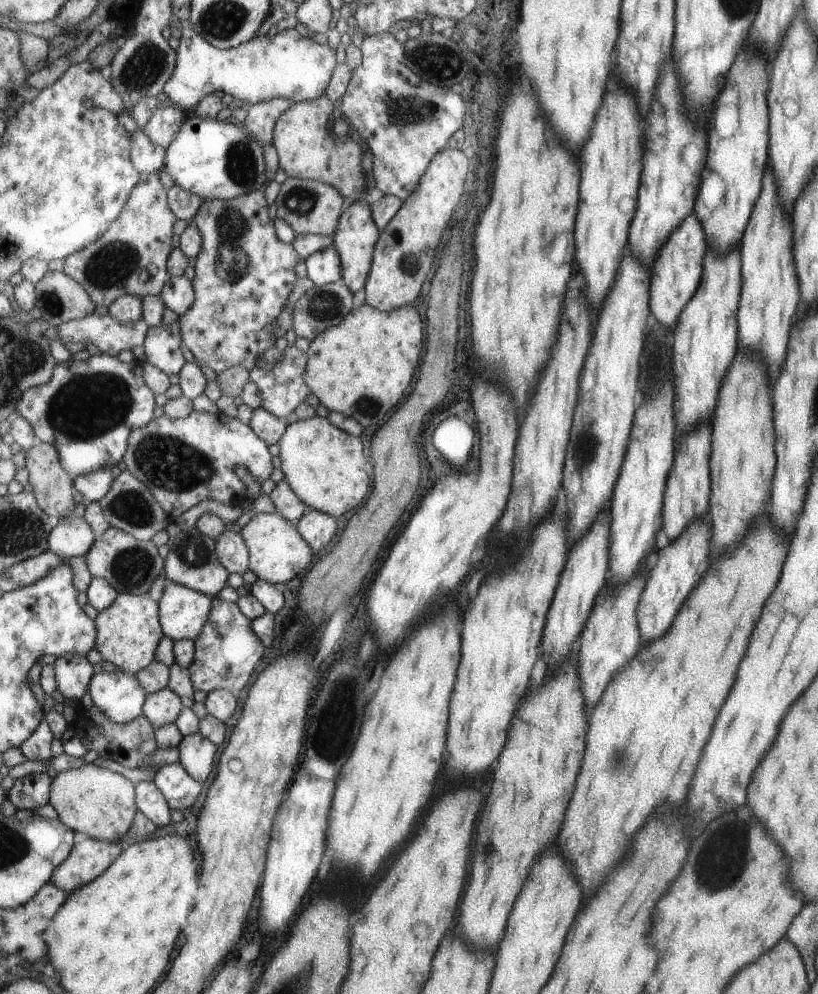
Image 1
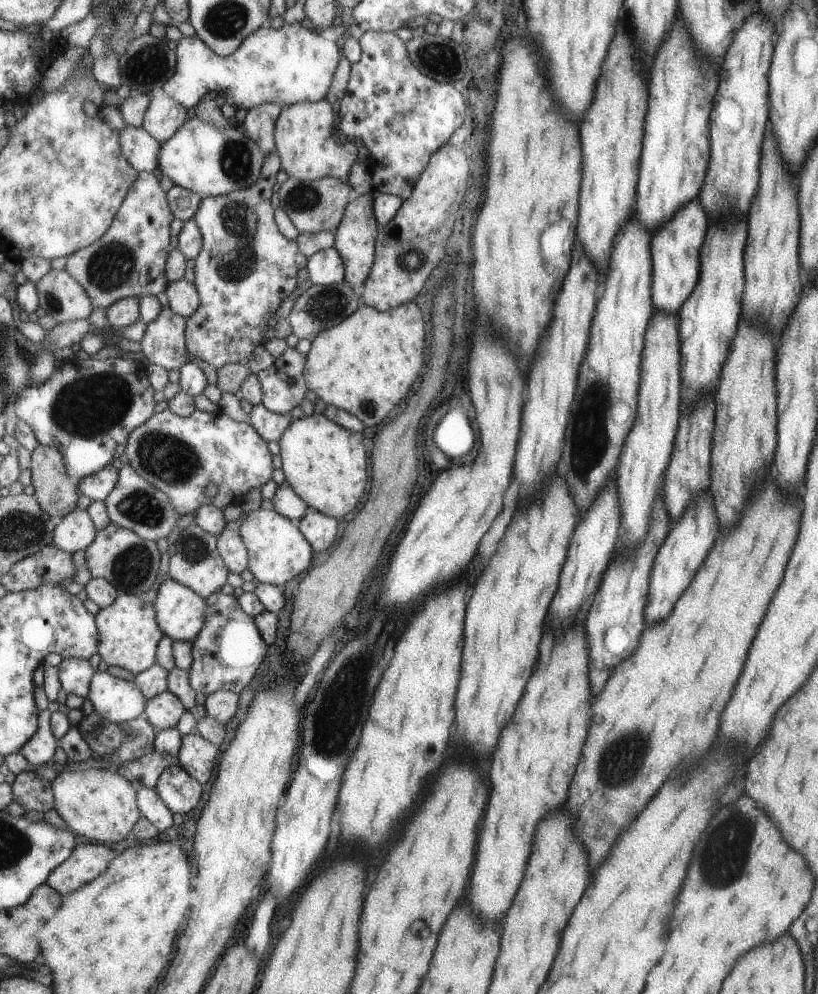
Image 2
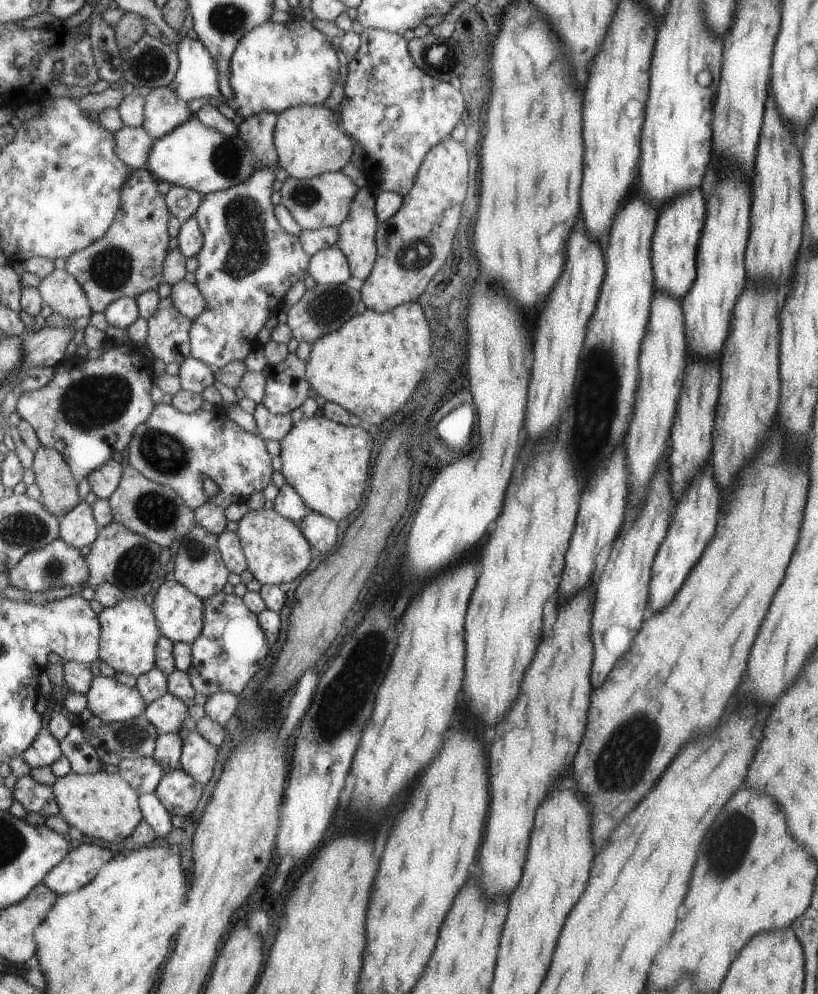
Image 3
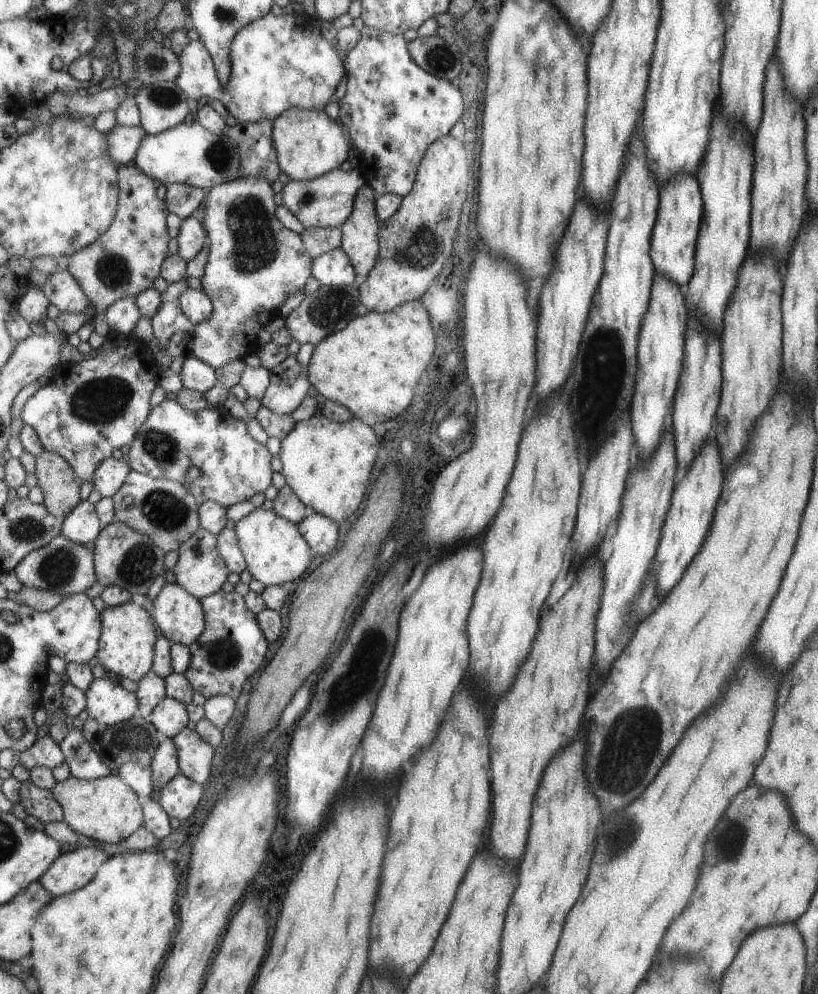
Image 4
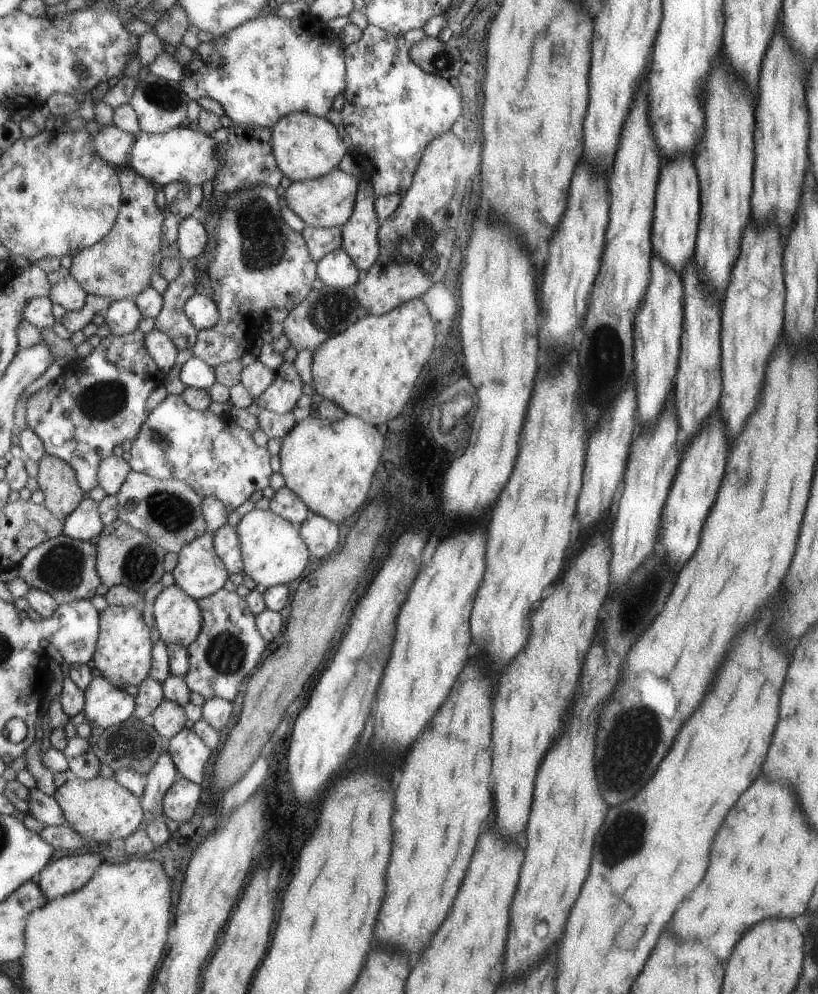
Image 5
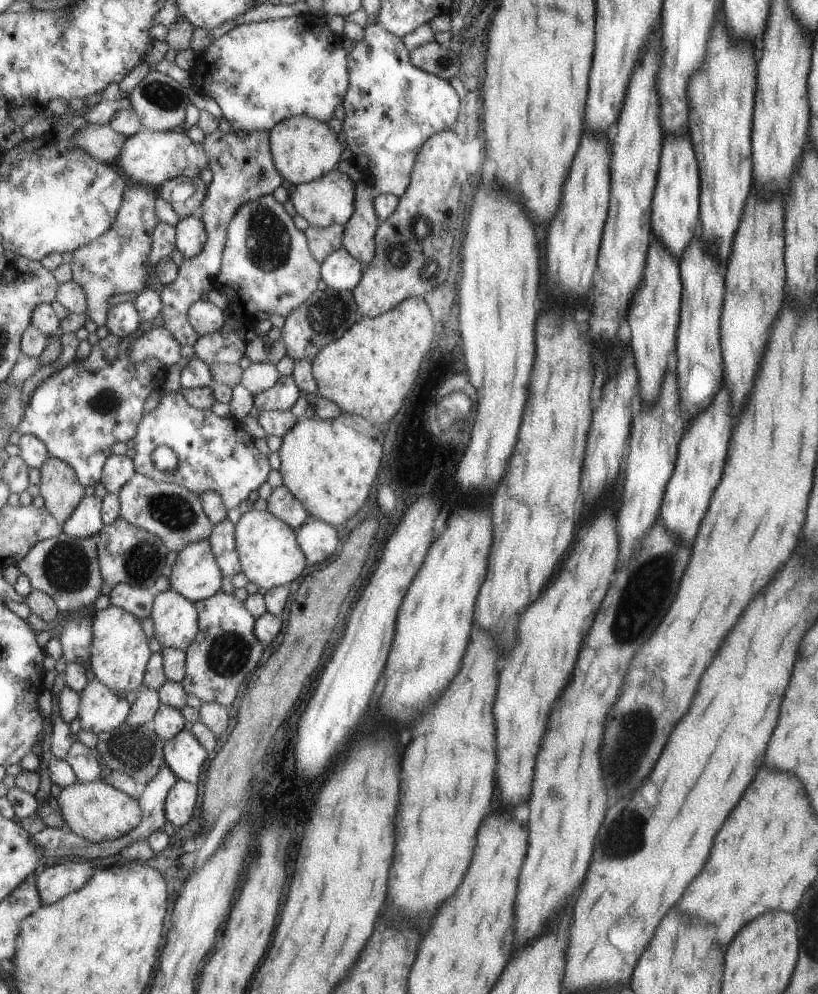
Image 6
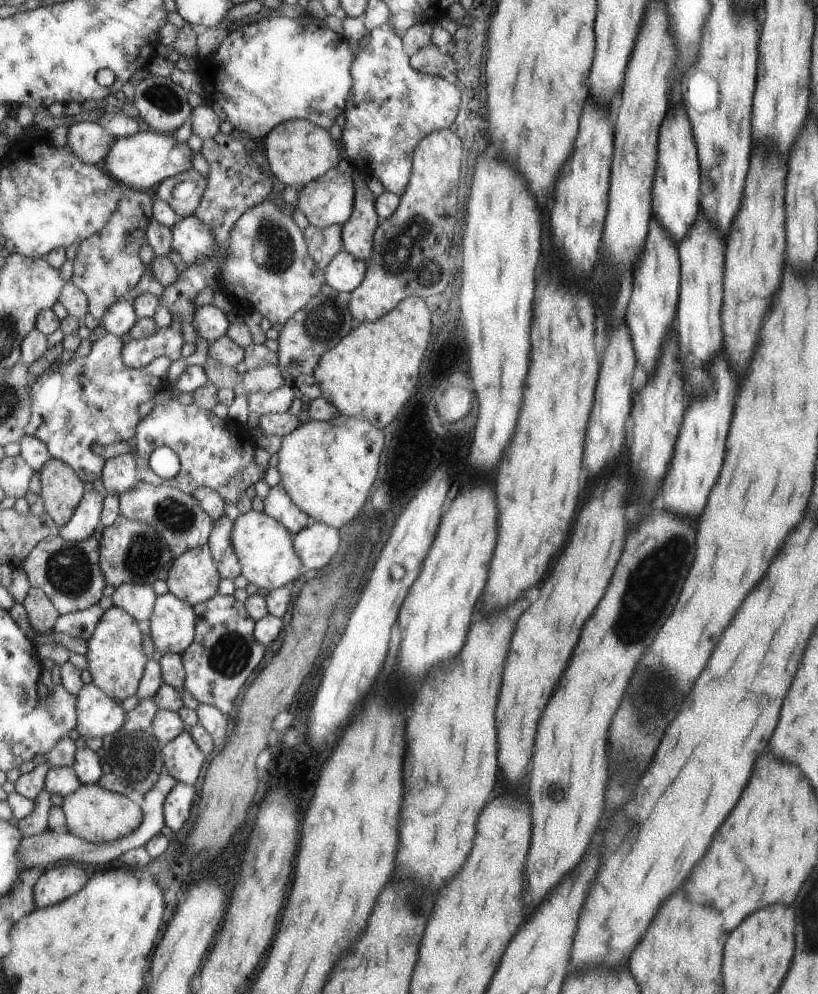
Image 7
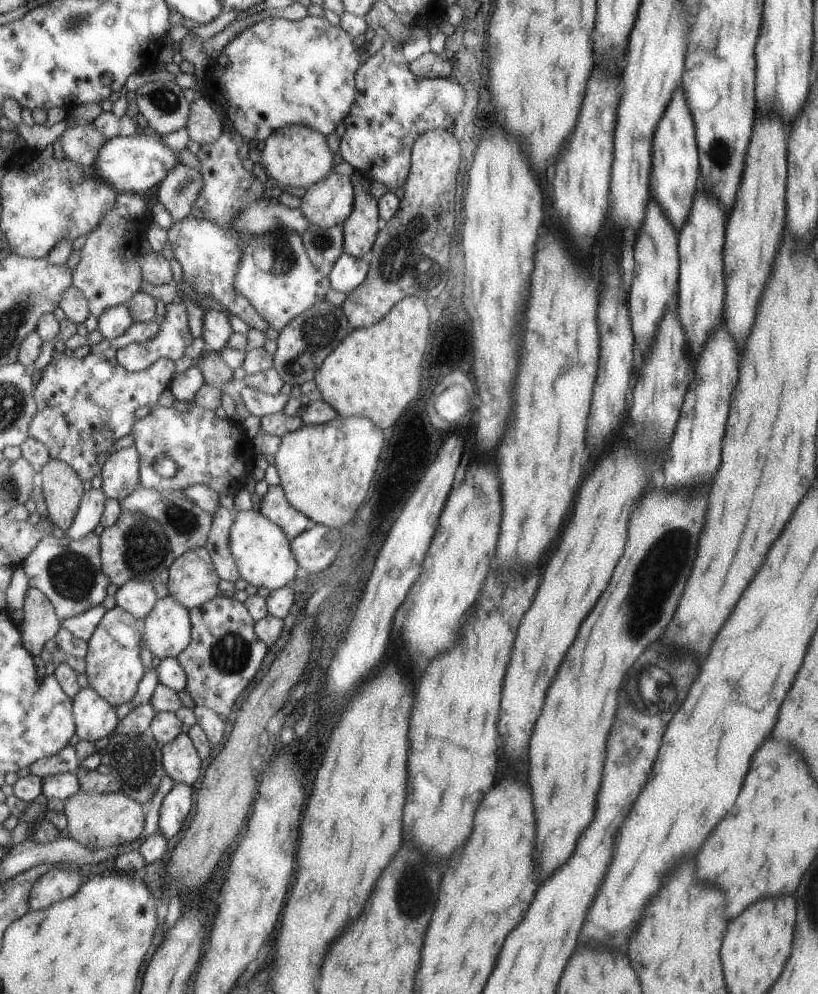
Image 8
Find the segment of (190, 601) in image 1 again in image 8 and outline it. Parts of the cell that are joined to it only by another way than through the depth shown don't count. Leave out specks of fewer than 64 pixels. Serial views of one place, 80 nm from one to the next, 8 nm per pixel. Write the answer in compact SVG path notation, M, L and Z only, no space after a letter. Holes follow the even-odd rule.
M170 594L158 600L153 612L144 620L143 643L160 660L179 657L193 640L191 609Z

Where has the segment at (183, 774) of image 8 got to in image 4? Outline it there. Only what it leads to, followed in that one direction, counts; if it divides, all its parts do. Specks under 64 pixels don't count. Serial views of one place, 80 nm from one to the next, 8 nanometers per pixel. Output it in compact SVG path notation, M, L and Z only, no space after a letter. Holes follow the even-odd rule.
M185 727L174 736L178 750L181 772L199 784L211 778L211 766L215 758L215 748L207 742L197 729Z

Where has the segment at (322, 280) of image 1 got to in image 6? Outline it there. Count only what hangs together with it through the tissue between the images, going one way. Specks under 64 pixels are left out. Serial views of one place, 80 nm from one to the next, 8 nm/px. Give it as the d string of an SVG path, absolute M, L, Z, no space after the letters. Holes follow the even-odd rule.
M337 249L321 262L321 278L336 291L352 291L362 278L364 266L345 249Z

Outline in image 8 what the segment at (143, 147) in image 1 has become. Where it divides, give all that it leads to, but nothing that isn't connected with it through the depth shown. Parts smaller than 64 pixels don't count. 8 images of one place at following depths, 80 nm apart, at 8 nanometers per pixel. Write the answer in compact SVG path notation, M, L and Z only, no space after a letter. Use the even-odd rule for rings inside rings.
M93 122L67 127L59 136L65 157L88 169L93 169L94 160L108 140Z

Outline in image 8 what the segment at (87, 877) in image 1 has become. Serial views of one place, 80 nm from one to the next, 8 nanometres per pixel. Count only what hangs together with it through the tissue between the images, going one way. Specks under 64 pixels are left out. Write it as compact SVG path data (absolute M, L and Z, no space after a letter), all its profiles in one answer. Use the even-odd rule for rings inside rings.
M52 869L47 872L31 890L31 910L49 908L55 902L62 902L81 890L83 876L78 870Z

